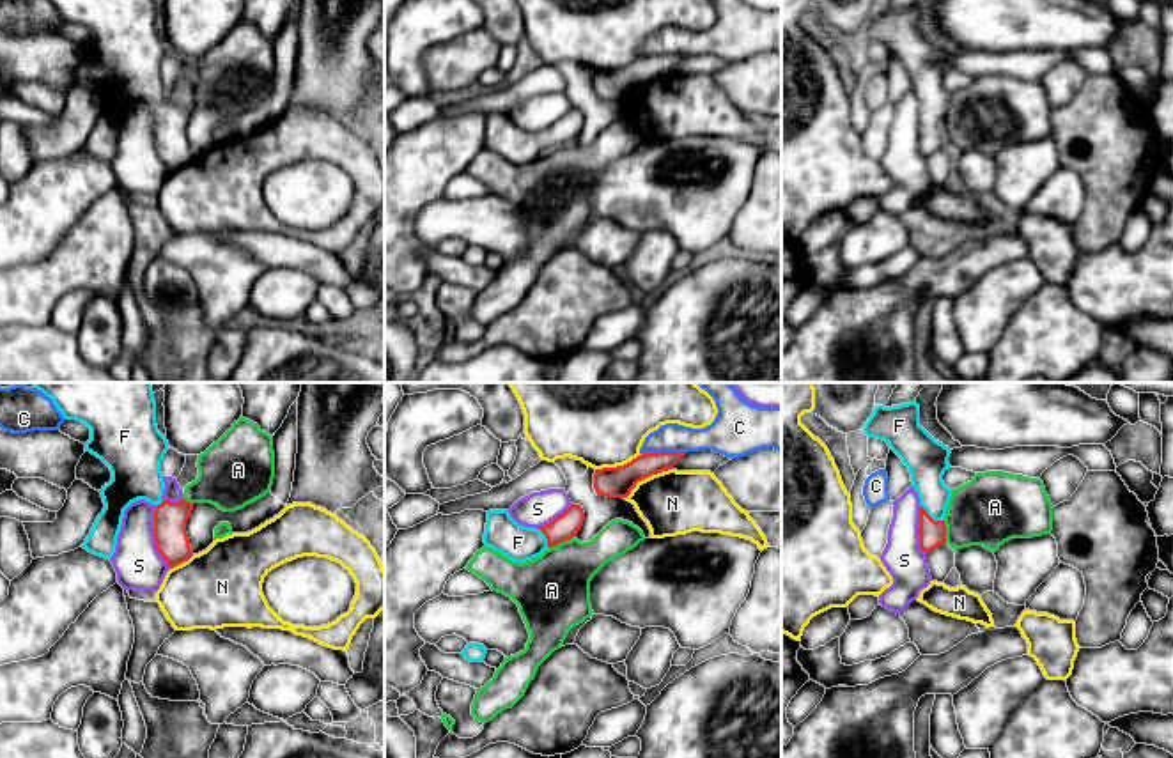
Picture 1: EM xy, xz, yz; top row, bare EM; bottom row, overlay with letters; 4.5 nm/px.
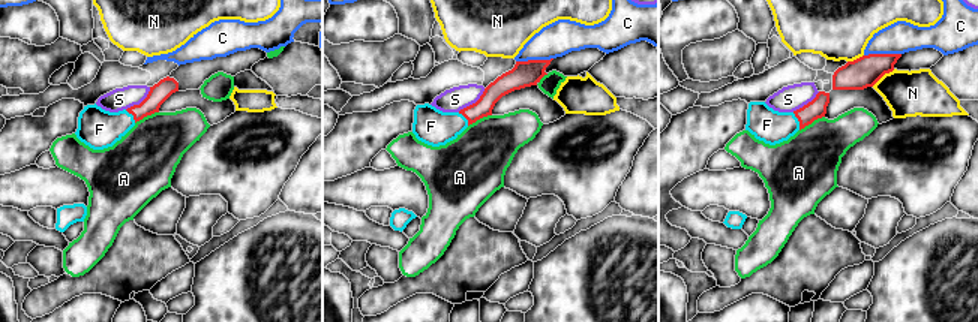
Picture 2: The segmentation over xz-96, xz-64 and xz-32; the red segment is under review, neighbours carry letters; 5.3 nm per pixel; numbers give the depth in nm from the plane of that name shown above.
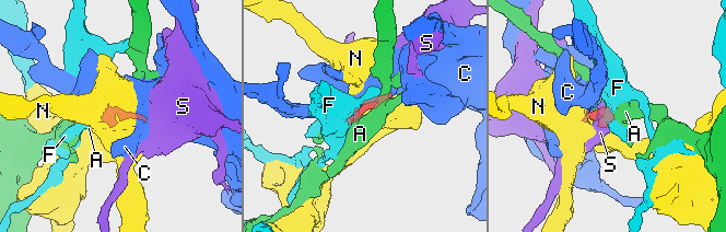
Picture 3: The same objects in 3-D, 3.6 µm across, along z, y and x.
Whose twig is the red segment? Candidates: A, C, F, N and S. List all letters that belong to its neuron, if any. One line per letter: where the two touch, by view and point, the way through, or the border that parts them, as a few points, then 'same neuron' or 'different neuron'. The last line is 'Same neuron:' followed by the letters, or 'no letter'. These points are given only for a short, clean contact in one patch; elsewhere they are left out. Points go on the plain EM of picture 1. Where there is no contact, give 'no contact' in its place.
A: contact xz (562, 144); different neuron
C: contact xz (663, 55); border xz (686, 54), (642, 57); different neuron
F: contact yz (931, 121); way yz (932, 137), (931, 121), (927, 66); same neuron
N: contact xz (645, 80); different neuron
S: contact xy (155, 142); border xy (155, 110), (155, 151), (169, 172); different neuron
Same neuron: F

